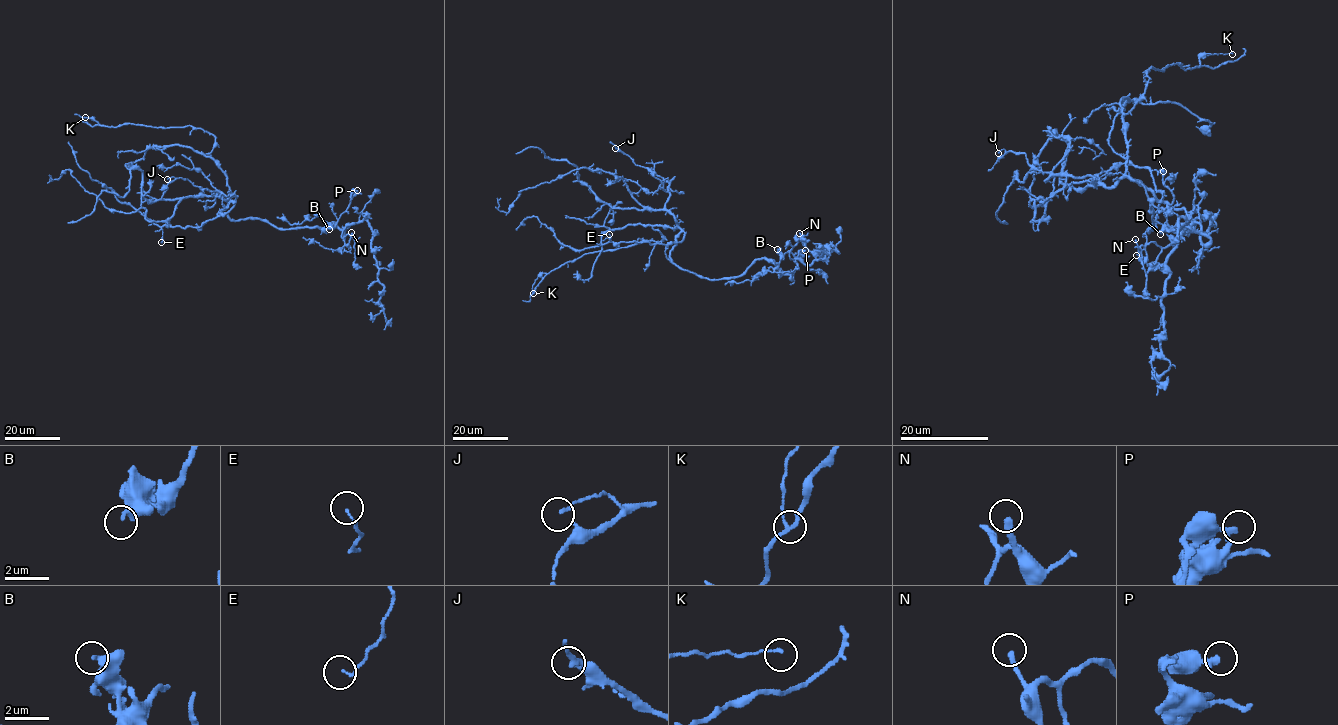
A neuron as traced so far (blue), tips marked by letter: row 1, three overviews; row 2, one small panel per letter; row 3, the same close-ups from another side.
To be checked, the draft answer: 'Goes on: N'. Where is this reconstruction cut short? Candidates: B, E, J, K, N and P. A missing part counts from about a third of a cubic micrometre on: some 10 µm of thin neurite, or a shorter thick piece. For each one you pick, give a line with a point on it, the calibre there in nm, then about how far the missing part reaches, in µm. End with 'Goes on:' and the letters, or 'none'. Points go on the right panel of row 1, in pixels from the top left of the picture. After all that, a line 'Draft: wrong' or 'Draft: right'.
Goes on: none
Draft: wrong

